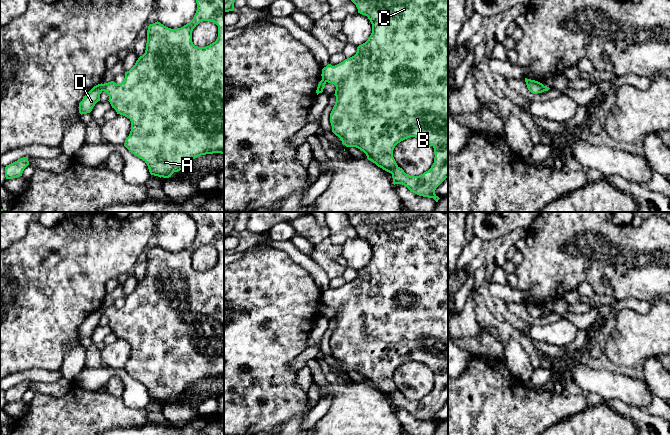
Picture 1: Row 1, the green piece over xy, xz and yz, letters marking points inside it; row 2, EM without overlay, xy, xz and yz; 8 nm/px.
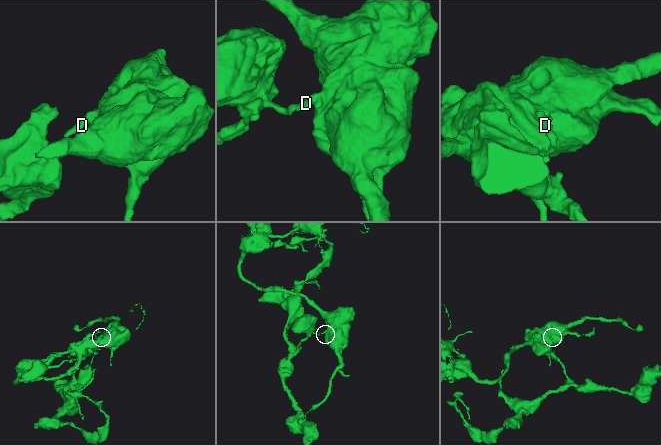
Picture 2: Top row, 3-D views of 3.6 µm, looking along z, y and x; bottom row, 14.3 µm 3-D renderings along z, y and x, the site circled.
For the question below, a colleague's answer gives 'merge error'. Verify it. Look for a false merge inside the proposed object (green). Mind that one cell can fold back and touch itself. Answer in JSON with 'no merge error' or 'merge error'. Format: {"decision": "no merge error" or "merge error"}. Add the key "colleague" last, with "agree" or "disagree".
{"decision": "merge error", "colleague": "agree"}

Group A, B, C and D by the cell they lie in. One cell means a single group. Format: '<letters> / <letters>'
A B C / D

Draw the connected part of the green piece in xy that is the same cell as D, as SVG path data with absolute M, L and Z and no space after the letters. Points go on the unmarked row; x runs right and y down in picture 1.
M98 308L94 310L79 327L79 337L87 338L90 337L95 328L100 325L100 318L102 317L102 309Z

